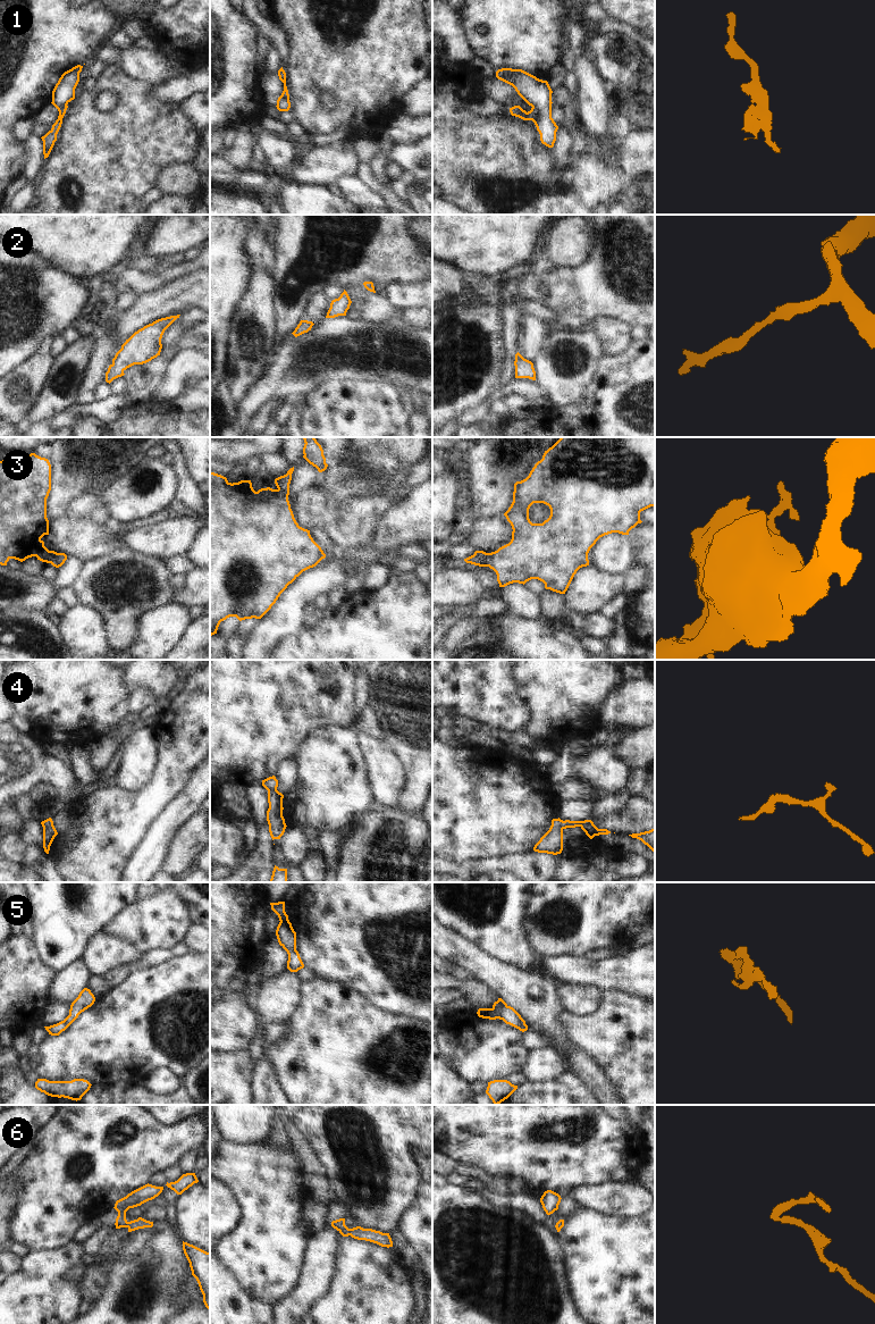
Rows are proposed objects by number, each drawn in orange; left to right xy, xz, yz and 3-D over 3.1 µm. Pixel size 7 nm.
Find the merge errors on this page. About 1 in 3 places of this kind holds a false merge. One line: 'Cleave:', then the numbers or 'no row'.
Cleave: no row

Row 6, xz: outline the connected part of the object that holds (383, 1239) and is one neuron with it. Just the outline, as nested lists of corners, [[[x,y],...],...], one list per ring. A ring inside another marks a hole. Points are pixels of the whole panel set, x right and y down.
[[[345,1218],[333,1221],[331,1226],[336,1229],[343,1237],[351,1235],[354,1239],[370,1241],[381,1247],[393,1247],[393,1241],[389,1233],[382,1233],[372,1229],[363,1229],[361,1226],[348,1229],[345,1225]]]

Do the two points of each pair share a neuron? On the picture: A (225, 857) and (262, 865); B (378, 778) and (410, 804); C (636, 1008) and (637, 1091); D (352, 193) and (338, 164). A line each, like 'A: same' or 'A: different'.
A: different
B: different
C: same
D: different

